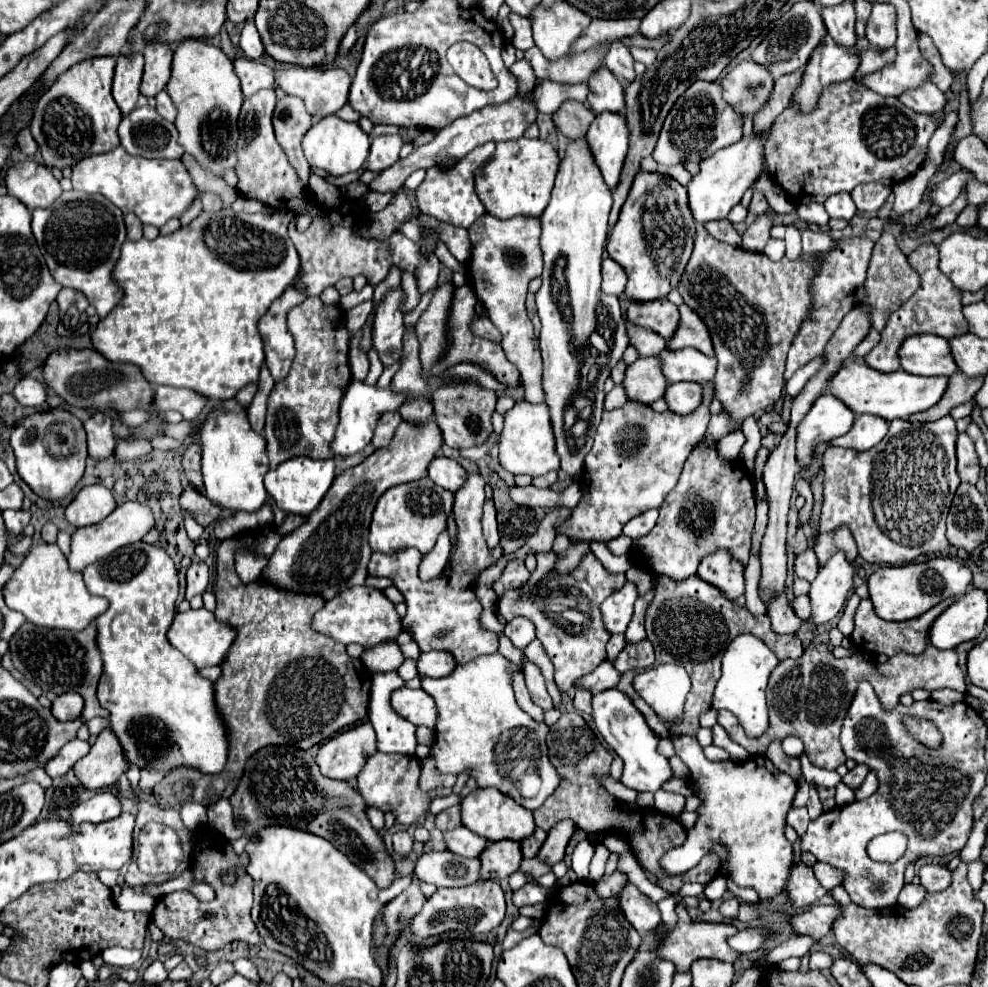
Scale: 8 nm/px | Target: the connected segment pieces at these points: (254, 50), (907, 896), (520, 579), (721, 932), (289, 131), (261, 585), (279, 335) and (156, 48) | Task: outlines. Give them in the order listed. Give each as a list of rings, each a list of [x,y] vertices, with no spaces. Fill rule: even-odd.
[[[247,21],[247,23],[245,23],[245,27],[243,27],[243,31],[241,31],[241,43],[239,43],[239,45],[241,45],[243,53],[245,53],[249,59],[259,59],[259,57],[265,53],[263,43],[261,43],[261,37],[259,37],[257,27],[255,27],[253,21]]]
[[[905,885],[903,887],[903,891],[901,891],[901,895],[899,895],[899,905],[903,905],[903,907],[917,907],[919,903],[921,903],[921,899],[925,897],[925,887],[921,887],[921,885]]]
[[[511,559],[511,561],[507,563],[507,567],[503,569],[501,577],[493,583],[493,589],[495,589],[497,597],[501,597],[509,587],[521,587],[521,585],[525,585],[525,581],[529,579],[529,575],[531,575],[531,573],[527,571],[527,567],[525,567],[523,561]]]
[[[683,905],[677,907],[677,913],[679,913],[679,923],[667,935],[667,939],[657,939],[655,931],[651,931],[651,933],[647,933],[645,943],[641,943],[641,951],[657,951],[657,955],[661,955],[661,959],[673,961],[677,971],[689,971],[691,963],[697,959],[717,959],[717,961],[725,961],[725,963],[735,963],[741,957],[737,951],[733,951],[727,945],[727,937],[731,937],[739,931],[735,925],[729,925],[729,923],[693,923]]]
[[[283,97],[277,101],[275,113],[273,113],[273,127],[277,135],[277,143],[287,153],[287,159],[291,167],[297,171],[303,187],[309,185],[309,163],[301,149],[301,139],[313,125],[309,111],[305,109],[305,103],[297,97]]]
[[[287,515],[279,527],[263,525],[229,537],[217,547],[215,617],[237,629],[237,639],[227,659],[221,663],[223,675],[215,681],[217,707],[229,727],[229,759],[225,769],[217,775],[201,775],[185,767],[171,771],[153,787],[153,795],[159,803],[175,805],[179,801],[195,801],[211,805],[219,797],[229,797],[235,791],[245,759],[249,759],[253,751],[277,743],[293,743],[301,749],[309,749],[367,717],[371,673],[365,671],[361,659],[347,655],[343,643],[311,627],[311,619],[323,607],[325,599],[321,595],[279,589],[263,579],[243,583],[235,571],[237,549],[245,547],[257,555],[271,557],[279,541],[305,519],[303,515]]]
[[[299,269],[295,281],[283,291],[279,299],[273,301],[265,317],[261,317],[259,331],[263,337],[265,364],[269,367],[271,375],[275,381],[281,381],[291,367],[291,361],[295,357],[295,347],[293,347],[293,335],[287,327],[287,313],[303,303],[307,299],[307,293],[301,289],[297,291],[297,283],[301,279],[303,271]]]
[[[149,43],[143,51],[143,57],[145,57],[145,73],[141,81],[141,95],[155,97],[169,83],[173,51],[167,43]]]

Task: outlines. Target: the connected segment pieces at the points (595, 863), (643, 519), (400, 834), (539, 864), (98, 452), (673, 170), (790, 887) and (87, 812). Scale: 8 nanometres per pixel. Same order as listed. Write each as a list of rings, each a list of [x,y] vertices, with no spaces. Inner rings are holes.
[[[597,843],[597,851],[593,855],[593,861],[591,861],[591,883],[597,883],[597,879],[601,879],[601,875],[605,873],[605,863],[609,859],[609,849],[603,845],[603,843]]]
[[[649,509],[649,511],[633,517],[633,519],[623,527],[623,535],[631,537],[631,539],[639,539],[639,537],[647,535],[647,533],[655,527],[657,515],[659,515],[657,509]]]
[[[403,829],[397,831],[397,833],[393,835],[393,847],[395,847],[395,851],[401,853],[401,855],[409,853],[411,847],[413,847],[413,839],[411,839],[411,835],[409,835],[407,831],[403,831]]]
[[[537,857],[530,859],[523,858],[520,871],[524,874],[529,874],[534,879],[534,881],[536,881],[537,877],[550,872],[551,866],[546,862],[539,860]]]
[[[95,413],[85,421],[87,443],[89,443],[89,457],[103,461],[113,455],[115,451],[115,437],[111,431],[113,419],[105,413]]]
[[[677,165],[677,167],[669,167],[669,169],[665,169],[665,173],[667,175],[673,175],[677,181],[681,181],[683,185],[687,185],[689,181],[691,181],[691,173],[683,167],[683,165]]]
[[[803,863],[793,865],[791,877],[789,877],[789,883],[787,883],[787,893],[789,893],[789,901],[795,907],[805,907],[809,903],[815,903],[823,895],[827,895],[827,891],[815,879],[813,869],[803,865]]]
[[[99,791],[71,813],[71,831],[79,833],[81,823],[103,823],[121,813],[121,799],[111,791]]]

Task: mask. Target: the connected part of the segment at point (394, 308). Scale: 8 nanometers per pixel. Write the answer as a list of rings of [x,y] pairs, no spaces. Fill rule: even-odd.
[[[403,287],[391,289],[385,293],[383,301],[375,313],[375,347],[383,365],[391,365],[401,357],[403,351],[403,311],[401,305],[405,301]]]

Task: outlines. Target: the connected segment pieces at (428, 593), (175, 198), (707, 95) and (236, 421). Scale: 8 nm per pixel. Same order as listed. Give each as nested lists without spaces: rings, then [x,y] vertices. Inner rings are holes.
[[[469,473],[465,487],[461,487],[461,491],[455,493],[453,515],[457,523],[457,539],[451,549],[449,561],[439,577],[429,579],[429,581],[419,579],[419,563],[423,559],[423,553],[413,551],[413,549],[405,549],[393,555],[373,553],[369,561],[369,575],[387,577],[405,597],[407,613],[401,619],[401,631],[409,633],[411,639],[419,645],[419,649],[449,651],[455,655],[457,663],[467,663],[469,659],[475,659],[477,655],[495,653],[499,647],[499,635],[489,629],[483,629],[479,623],[479,615],[483,609],[475,595],[475,583],[479,575],[487,567],[495,565],[503,555],[501,545],[489,549],[489,545],[485,543],[483,531],[481,531],[483,501],[485,501],[485,481],[481,475]],[[441,629],[445,629],[447,633],[439,637],[437,633]]]
[[[121,145],[109,153],[89,155],[71,167],[73,189],[85,193],[99,193],[111,199],[123,213],[135,213],[141,223],[161,227],[173,217],[181,217],[183,211],[197,197],[197,189],[181,161],[169,159],[145,159],[129,155]]]
[[[695,81],[685,95],[677,99],[669,115],[665,117],[663,129],[659,133],[653,159],[659,165],[677,165],[683,161],[701,161],[713,155],[715,151],[737,143],[741,139],[741,127],[743,127],[743,117],[737,115],[737,111],[723,101],[721,95],[721,85],[717,81]]]
[[[223,401],[221,409],[209,413],[199,429],[203,447],[203,481],[205,497],[209,497],[219,507],[229,507],[233,511],[257,511],[267,499],[263,477],[269,471],[267,441],[263,435],[253,431],[247,419],[247,411],[235,401]]]

